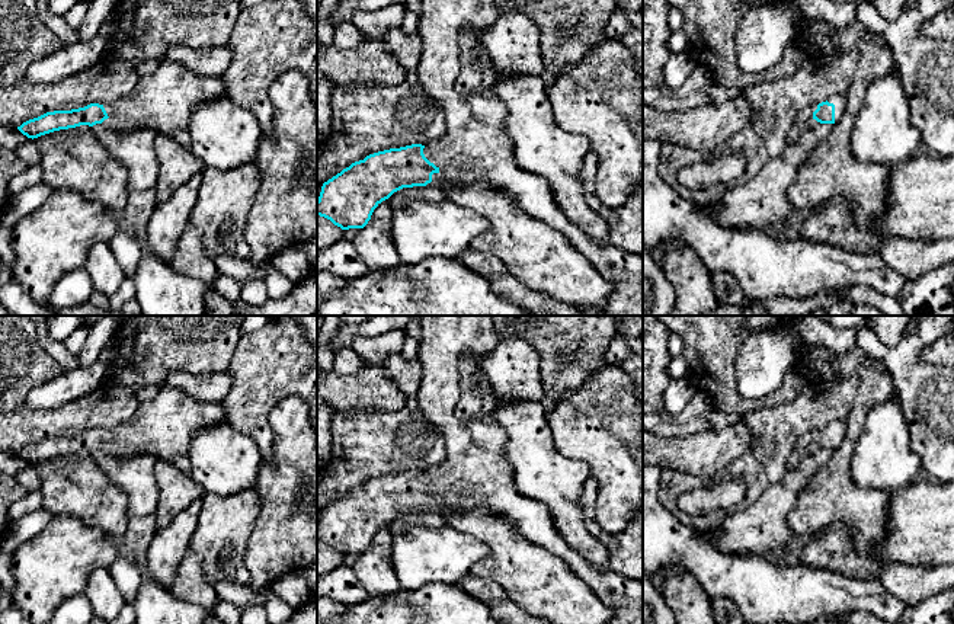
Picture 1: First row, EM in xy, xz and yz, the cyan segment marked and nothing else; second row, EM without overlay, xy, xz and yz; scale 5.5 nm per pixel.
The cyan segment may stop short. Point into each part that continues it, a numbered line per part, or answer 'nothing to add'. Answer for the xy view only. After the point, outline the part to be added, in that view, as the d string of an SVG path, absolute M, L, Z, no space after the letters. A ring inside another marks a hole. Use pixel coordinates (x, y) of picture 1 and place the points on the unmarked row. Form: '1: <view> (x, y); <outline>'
1: xy (165, 426); M161 385L153 400L141 401L134 415L115 429L103 431L108 445L102 449L115 455L153 455L192 473L191 442L195 435L208 426L225 422L223 403L201 401L179 388Z

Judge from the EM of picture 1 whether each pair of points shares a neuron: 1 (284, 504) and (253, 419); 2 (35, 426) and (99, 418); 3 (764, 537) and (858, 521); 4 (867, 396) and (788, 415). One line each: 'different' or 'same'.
1: different
2: same
3: different
4: different

